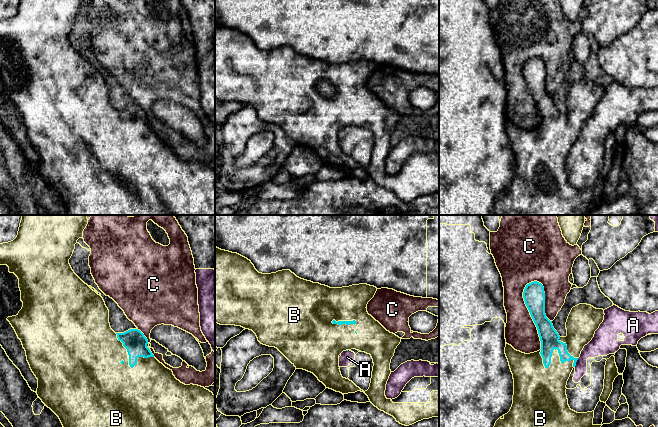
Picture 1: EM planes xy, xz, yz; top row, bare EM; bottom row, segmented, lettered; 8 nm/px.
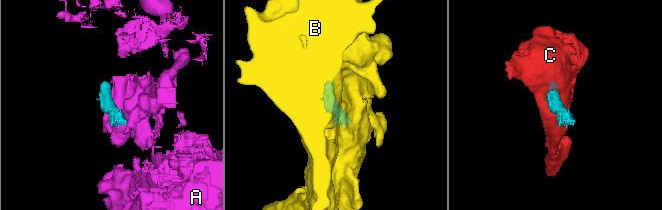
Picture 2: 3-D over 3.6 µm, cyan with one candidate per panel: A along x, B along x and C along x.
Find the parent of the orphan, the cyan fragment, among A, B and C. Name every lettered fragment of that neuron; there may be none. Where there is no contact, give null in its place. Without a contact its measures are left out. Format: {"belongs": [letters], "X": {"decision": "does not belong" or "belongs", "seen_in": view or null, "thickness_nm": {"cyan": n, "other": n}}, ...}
{"belongs": ["B"], "A": {"decision": "does not belong", "seen_in": "yz", "thickness_nm": {"cyan": 120, "other": 190}}, "B": {"decision": "belongs", "seen_in": "yz", "thickness_nm": {"cyan": 150, "other": 260}}, "C": {"decision": "does not belong", "seen_in": "yz", "thickness_nm": {"cyan": 180, "other": 260}}}

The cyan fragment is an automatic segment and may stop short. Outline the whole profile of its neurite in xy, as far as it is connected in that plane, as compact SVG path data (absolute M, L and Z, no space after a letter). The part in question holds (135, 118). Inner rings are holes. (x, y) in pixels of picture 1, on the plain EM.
M20 0L17 13L0 20L0 41L7 41L9 48L19 55L23 83L16 92L7 96L14 104L26 127L27 137L38 155L37 171L60 195L67 215L215 215L215 171L198 161L185 161L175 154L152 130L147 114L138 105L115 109L109 99L109 86L103 74L85 60L72 46L69 35L87 0Z

